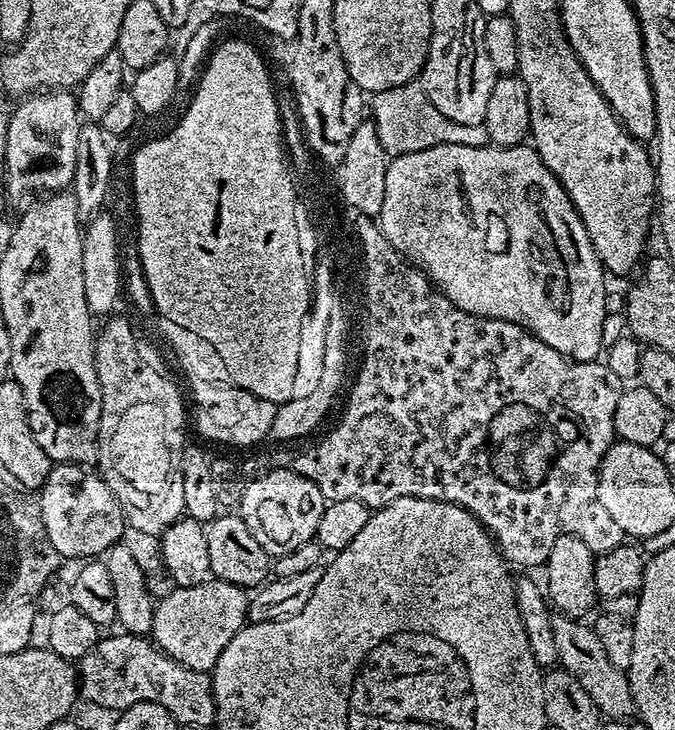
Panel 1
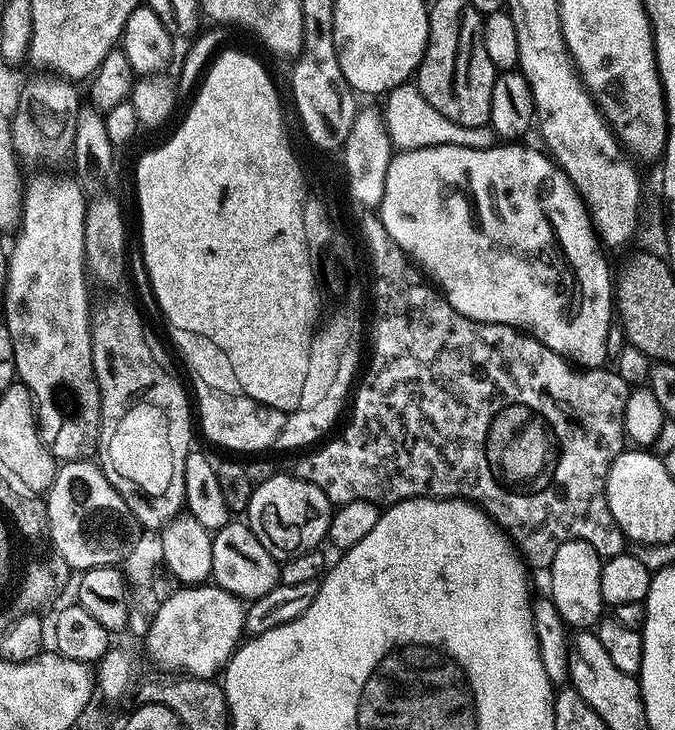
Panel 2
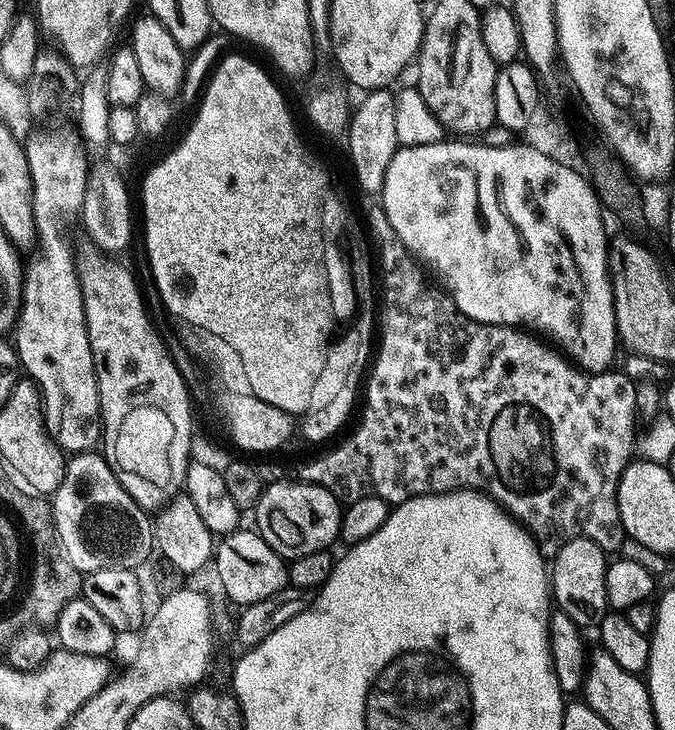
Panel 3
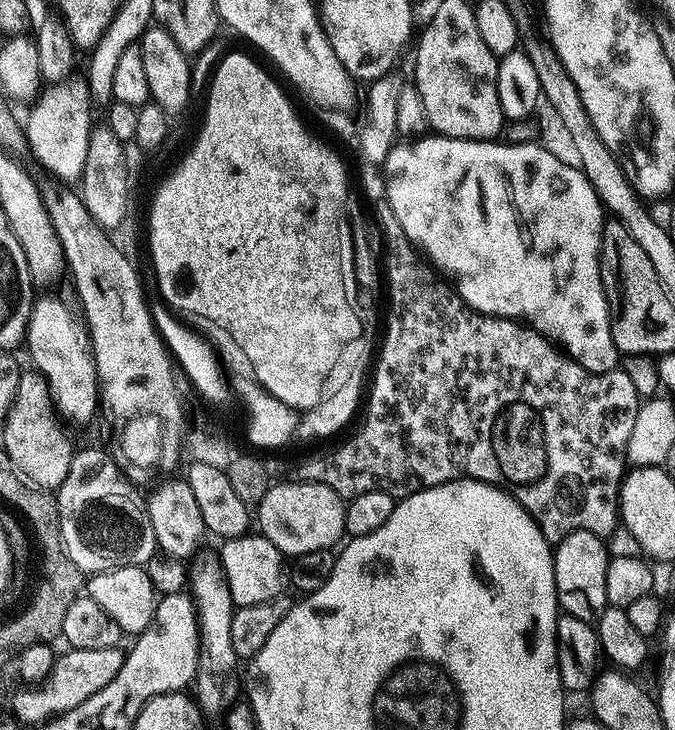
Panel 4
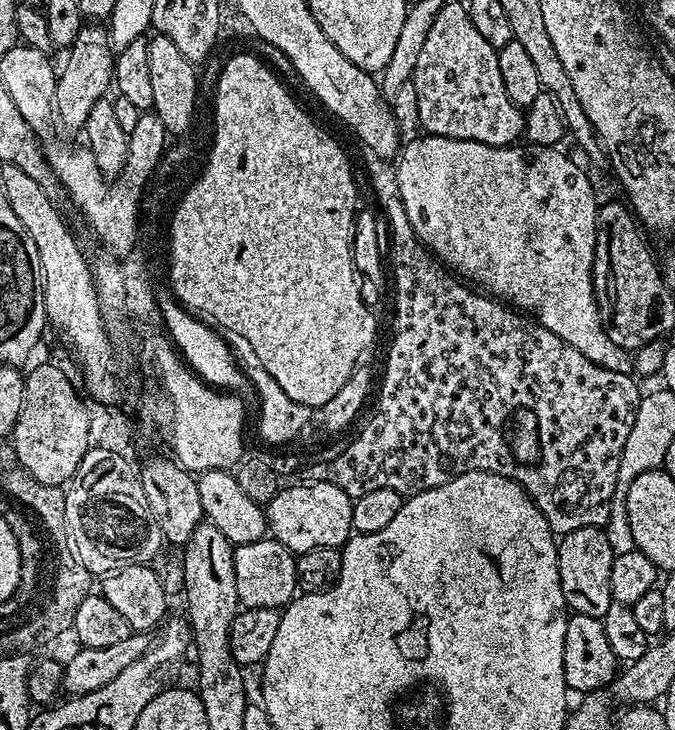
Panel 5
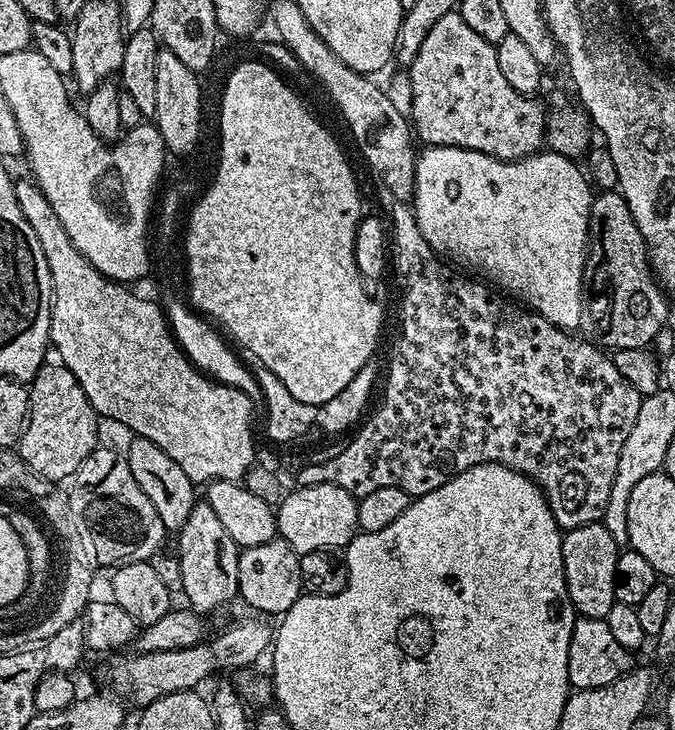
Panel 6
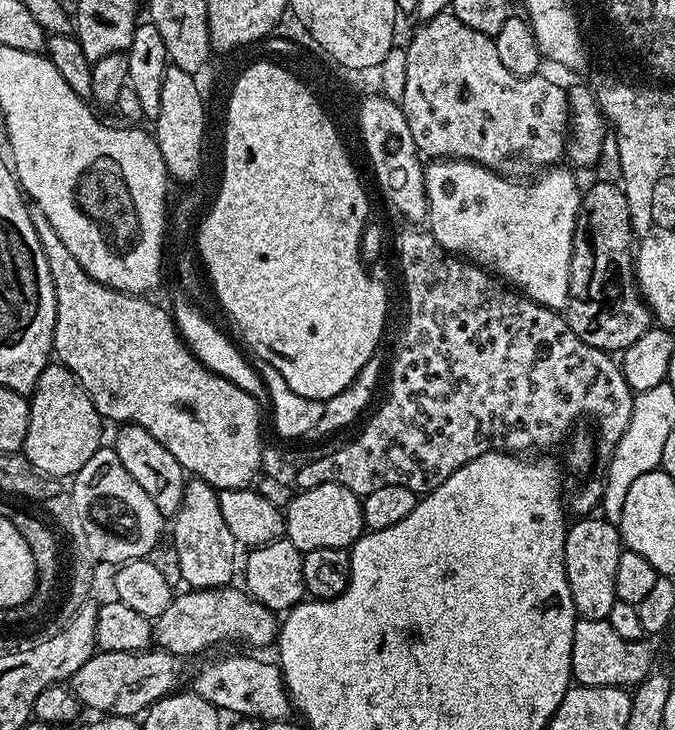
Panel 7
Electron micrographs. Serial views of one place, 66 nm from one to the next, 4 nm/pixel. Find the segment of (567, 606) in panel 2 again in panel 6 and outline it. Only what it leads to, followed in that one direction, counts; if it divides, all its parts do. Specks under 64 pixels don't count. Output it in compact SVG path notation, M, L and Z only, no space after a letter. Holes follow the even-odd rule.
M604 523L583 524L567 529L563 533L562 562L566 590L572 599L572 606L581 617L589 620L603 620L610 614L610 606L616 598L616 558L618 545Z

